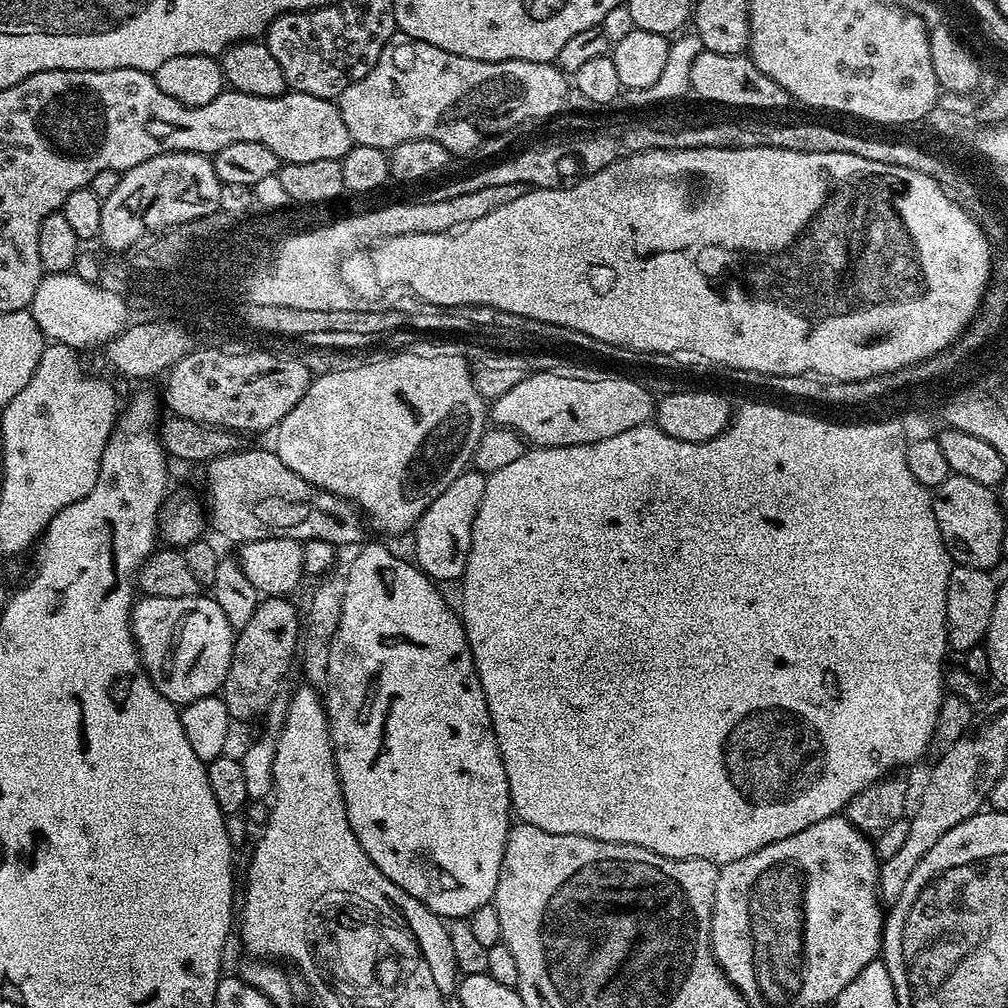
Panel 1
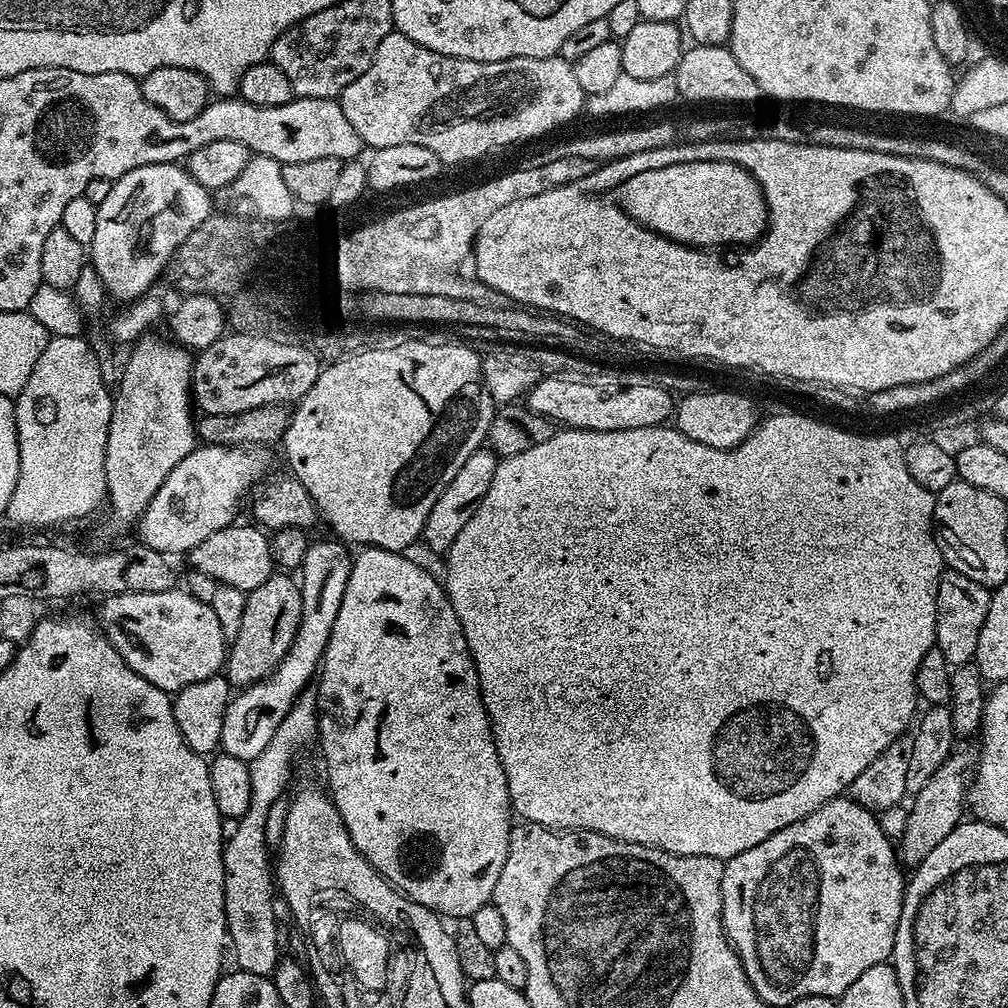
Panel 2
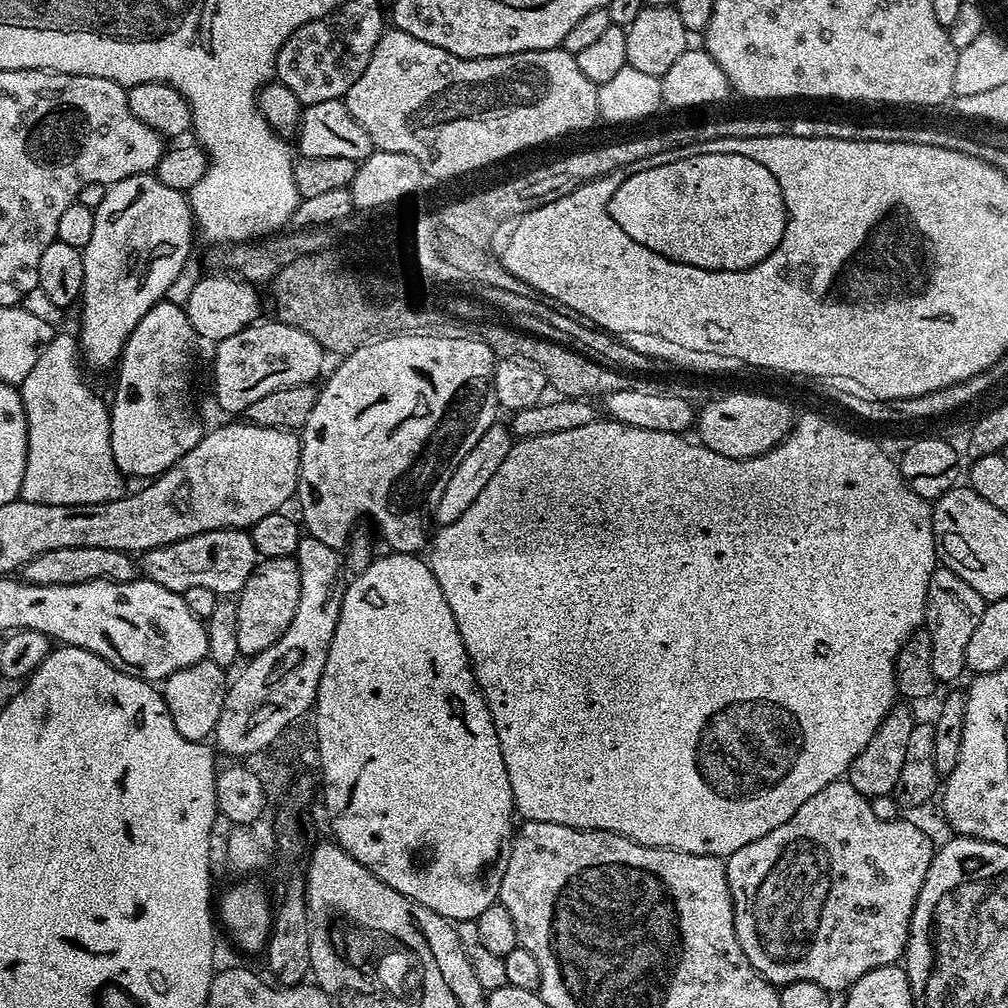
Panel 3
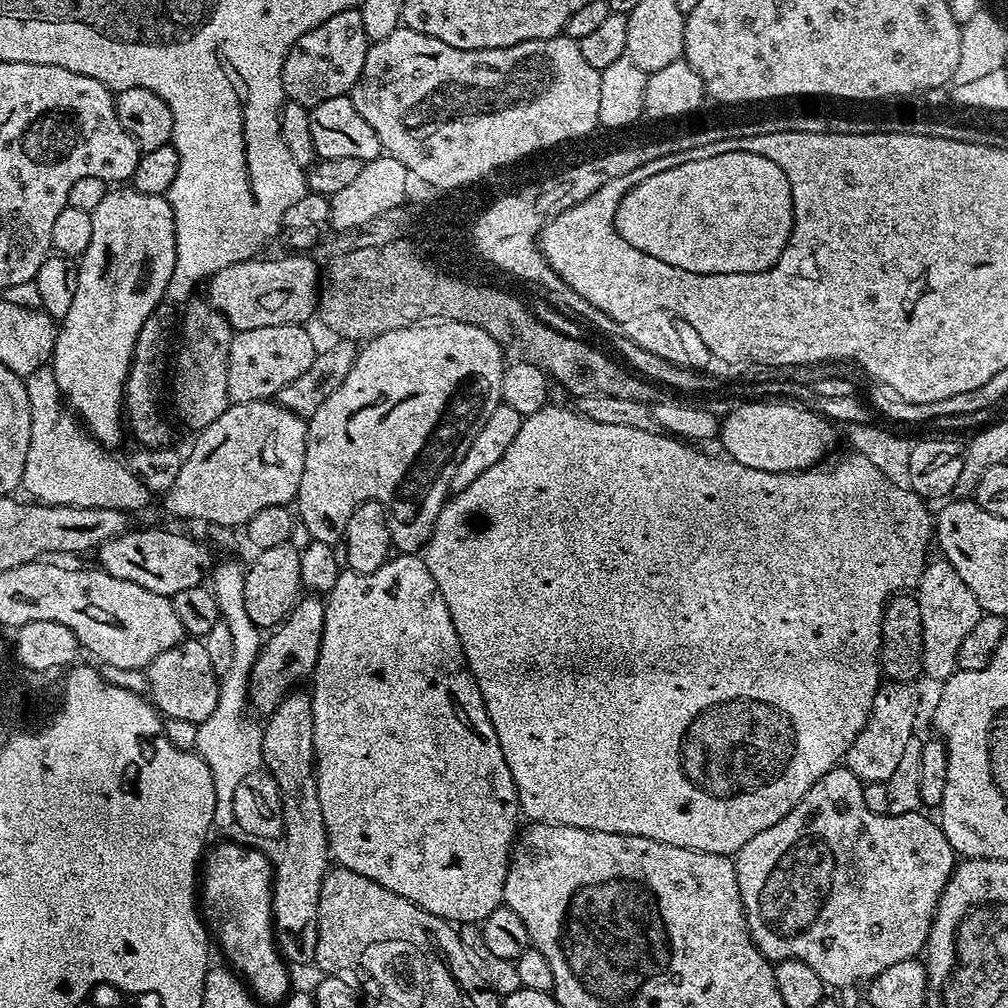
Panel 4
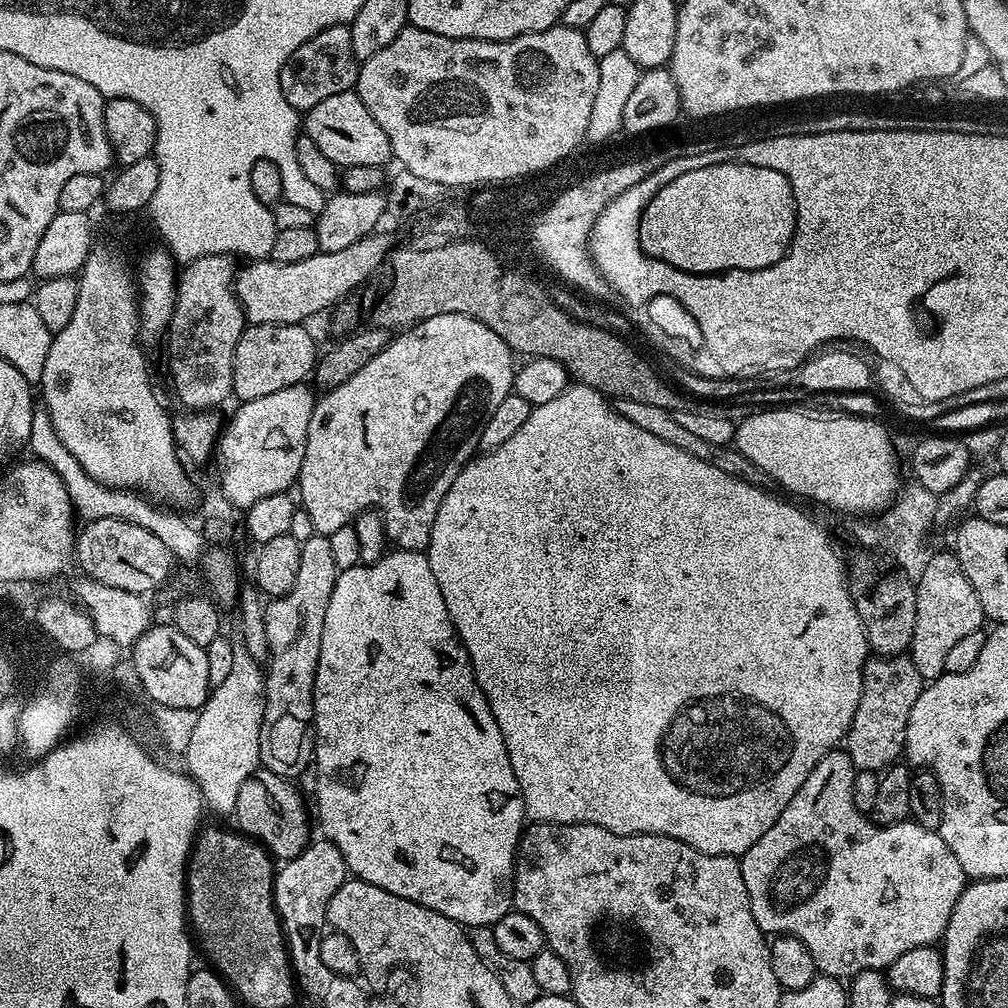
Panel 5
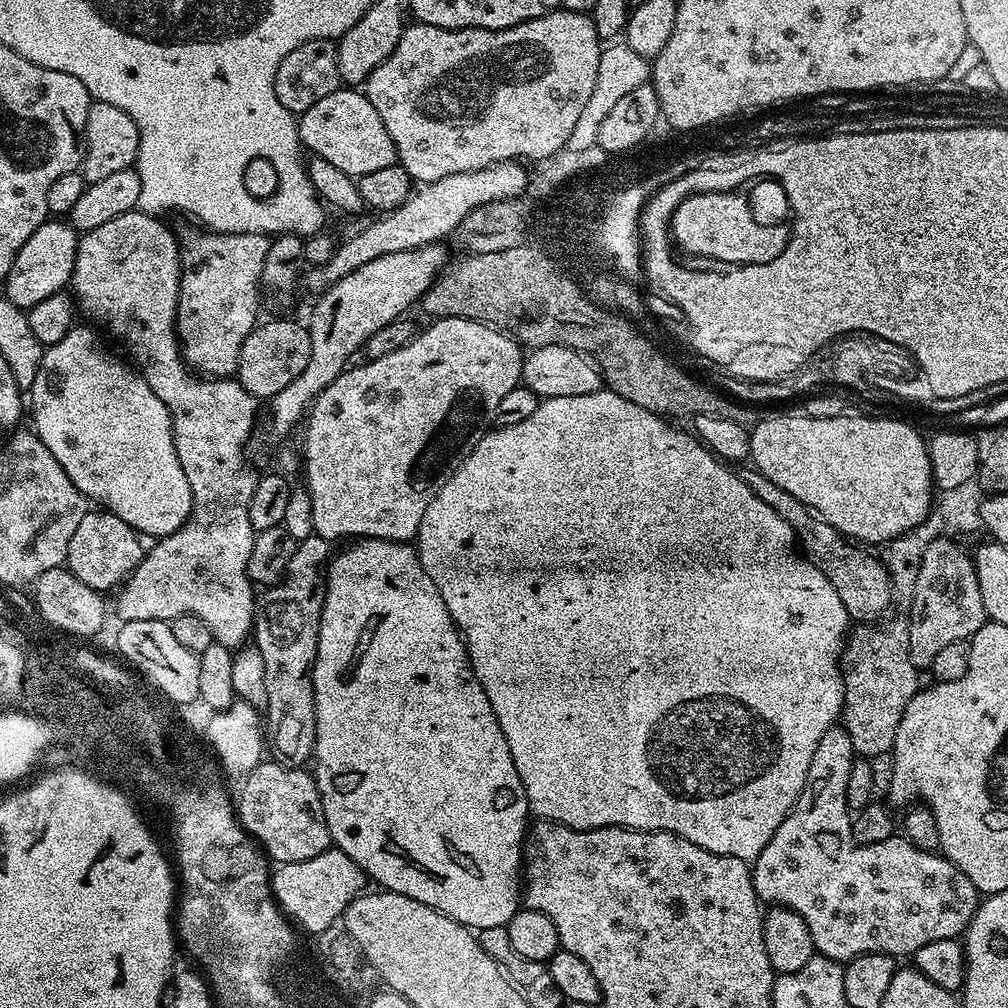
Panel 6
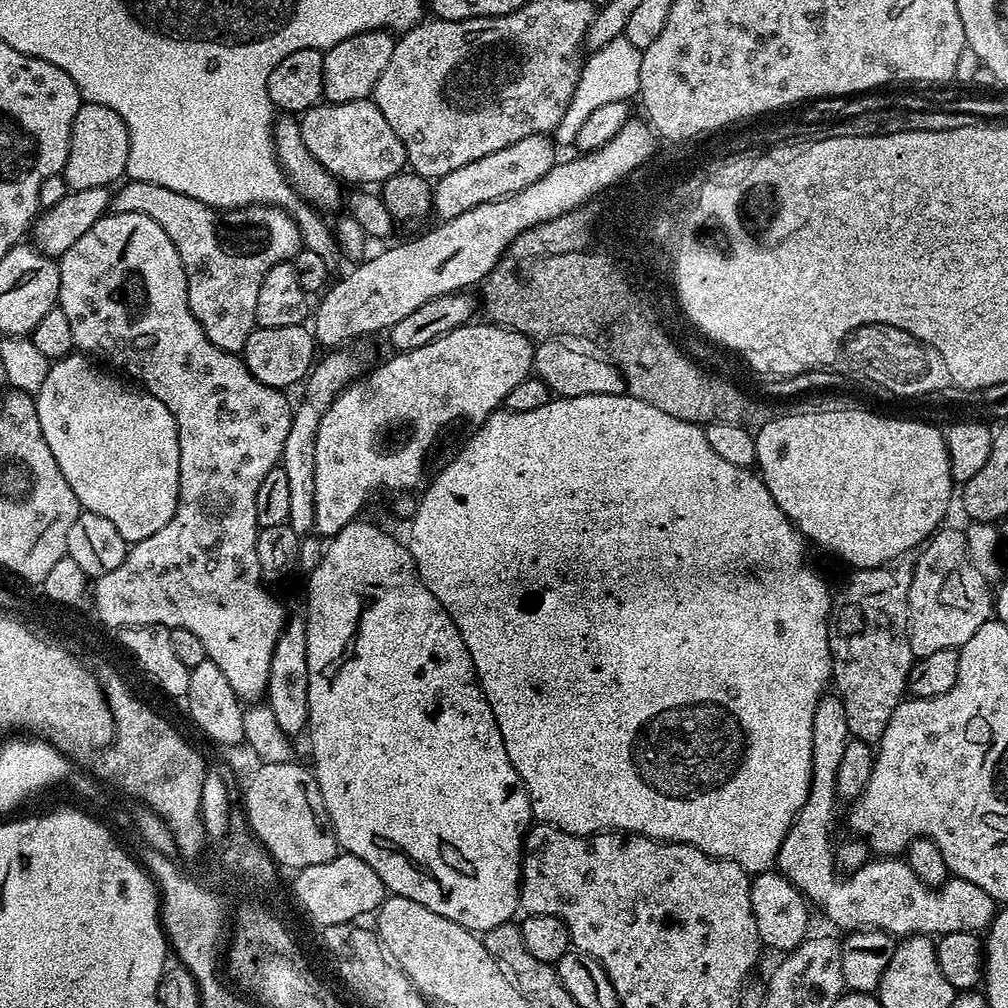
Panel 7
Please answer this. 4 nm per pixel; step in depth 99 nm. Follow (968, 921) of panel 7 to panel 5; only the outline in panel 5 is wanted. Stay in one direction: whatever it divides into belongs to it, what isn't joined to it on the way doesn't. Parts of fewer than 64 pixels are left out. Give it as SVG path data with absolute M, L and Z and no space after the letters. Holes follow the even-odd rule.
M847 751L827 752L818 762L818 766L810 770L798 794L790 798L786 810L778 814L778 822L774 822L774 826L770 826L770 830L766 830L766 834L762 834L762 838L758 838L758 842L754 842L754 846L750 846L750 850L746 850L743 856L739 857L742 882L746 882L746 894L750 898L750 910L754 914L754 922L758 922L760 929L772 938L797 936L806 946L806 950L810 950L810 958L814 958L817 973L837 978L851 978L862 970L887 970L894 962L894 958L902 958L906 950L914 950L927 944L935 945L943 937L950 922L950 914L954 914L954 906L966 887L962 866L958 866L958 858L954 858L950 846L946 846L937 829L916 824L911 818L897 824L881 826L872 823L865 813L858 810L858 806L854 806L852 791L857 771Z

